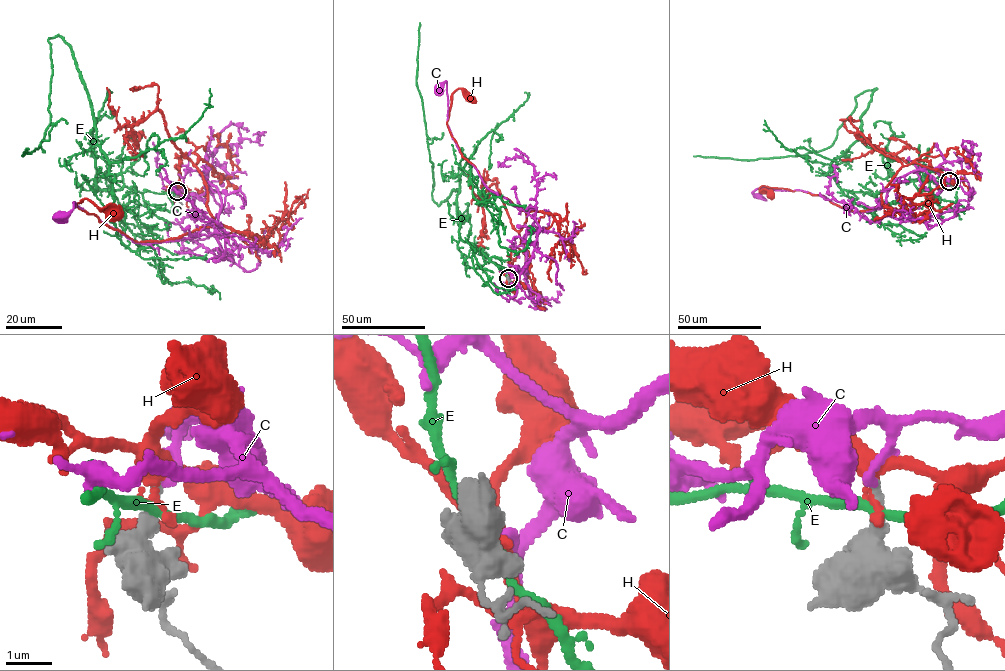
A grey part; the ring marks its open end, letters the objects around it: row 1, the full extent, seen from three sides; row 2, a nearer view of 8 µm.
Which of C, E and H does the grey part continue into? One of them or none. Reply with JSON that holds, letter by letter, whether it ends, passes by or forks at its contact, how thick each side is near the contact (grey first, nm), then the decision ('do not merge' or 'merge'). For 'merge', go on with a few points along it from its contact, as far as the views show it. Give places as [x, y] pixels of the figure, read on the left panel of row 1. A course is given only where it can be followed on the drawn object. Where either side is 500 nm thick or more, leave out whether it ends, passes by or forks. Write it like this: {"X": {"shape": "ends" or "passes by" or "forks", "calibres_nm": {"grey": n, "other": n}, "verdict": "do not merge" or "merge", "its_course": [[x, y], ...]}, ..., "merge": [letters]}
{"C": {"shape": "passes by", "calibres_nm": {"grey": 240, "other": 150}, "verdict": "merge", "its_course": [[177, 191], [202, 195], [207, 174], [200, 173], [220, 198], [214, 235], [146, 244], [74, 202], [61, 214]]}, "E": {"shape": "passes by", "calibres_nm": {"grey": 380, "other": 200}, "verdict": "do not merge"}, "H": {"shape": "passes by", "calibres_nm": {"grey": 300, "other": 260}, "verdict": "do not merge"}, "merge": ["C"]}

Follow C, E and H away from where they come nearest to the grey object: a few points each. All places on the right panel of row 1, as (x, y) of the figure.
C: (950, 181), (913, 171), (894, 181), (887, 208), (861, 213), (800, 190), (758, 188), (759, 195)
E: (950, 182), (896, 180), (862, 141), (861, 116), (875, 88), (855, 98), (821, 150), (693, 156)
H: (950, 182), (917, 158), (883, 190), (881, 204), (866, 211), (802, 190), (759, 189), (769, 195)

